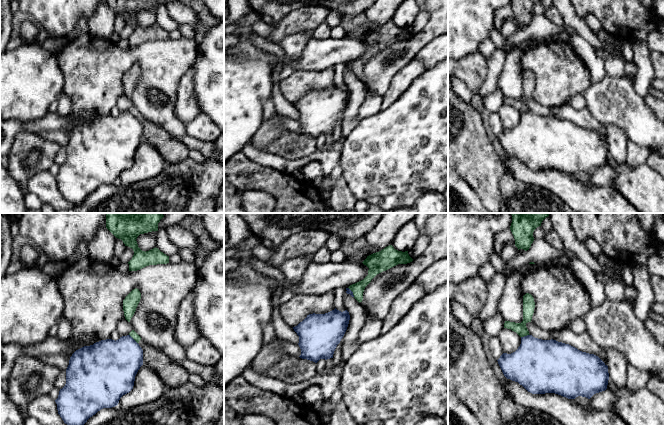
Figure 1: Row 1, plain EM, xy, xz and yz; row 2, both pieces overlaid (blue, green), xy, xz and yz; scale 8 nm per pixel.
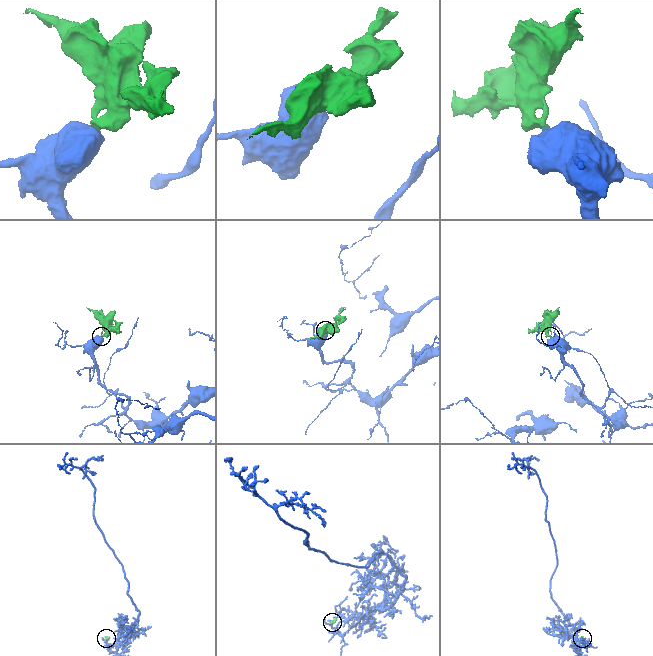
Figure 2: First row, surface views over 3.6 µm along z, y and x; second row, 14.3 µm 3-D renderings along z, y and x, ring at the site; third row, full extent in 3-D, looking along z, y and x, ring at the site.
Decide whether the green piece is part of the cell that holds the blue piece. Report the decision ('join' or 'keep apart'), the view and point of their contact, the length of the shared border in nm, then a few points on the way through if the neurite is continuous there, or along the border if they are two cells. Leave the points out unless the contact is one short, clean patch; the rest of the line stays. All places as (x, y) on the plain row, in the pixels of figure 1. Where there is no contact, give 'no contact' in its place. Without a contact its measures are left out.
keep apart; contact xy (133, 115); length 100 nm; border xy (129, 110), (137, 119)

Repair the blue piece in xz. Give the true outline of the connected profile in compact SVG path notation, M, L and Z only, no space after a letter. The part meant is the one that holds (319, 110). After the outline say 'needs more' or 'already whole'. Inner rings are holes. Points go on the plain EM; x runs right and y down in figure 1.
M336 84L325 90L309 90L297 102L293 103L294 107L299 112L299 123L301 125L302 135L307 135L317 139L320 135L333 134L334 127L337 121L343 114L350 96L350 91L347 86L341 88Z | already whole

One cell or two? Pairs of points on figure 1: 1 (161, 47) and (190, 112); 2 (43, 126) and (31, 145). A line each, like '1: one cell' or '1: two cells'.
1: two cells
2: two cells

